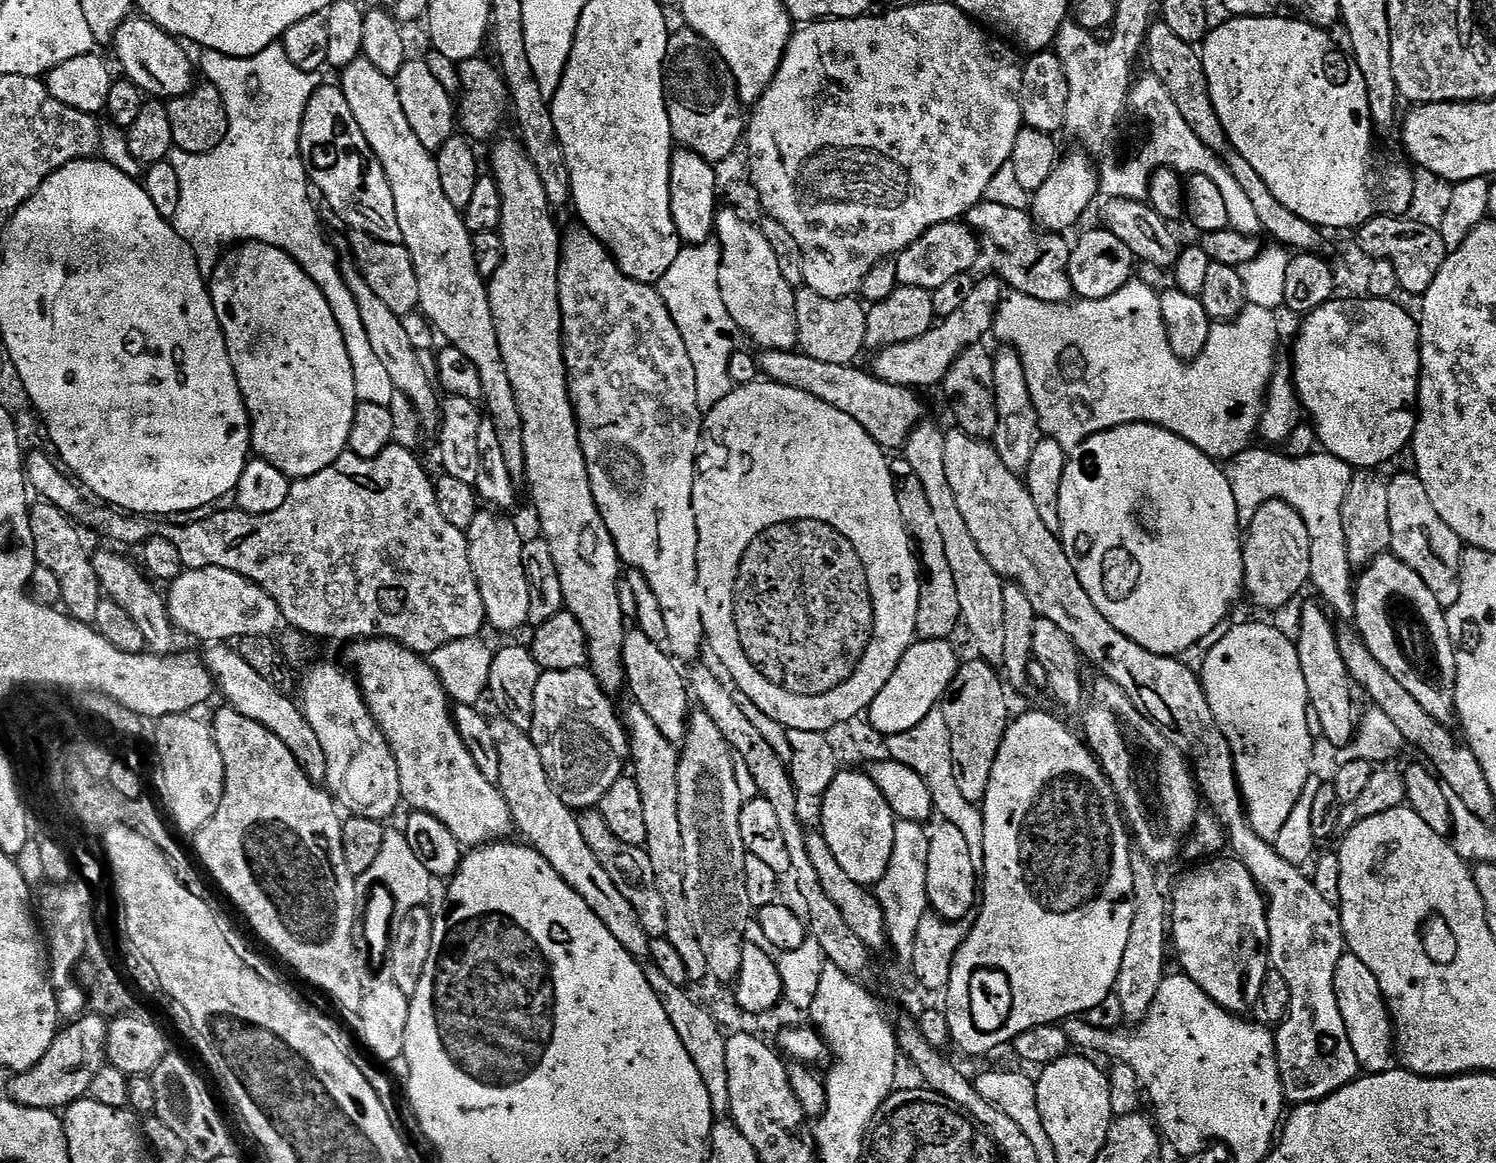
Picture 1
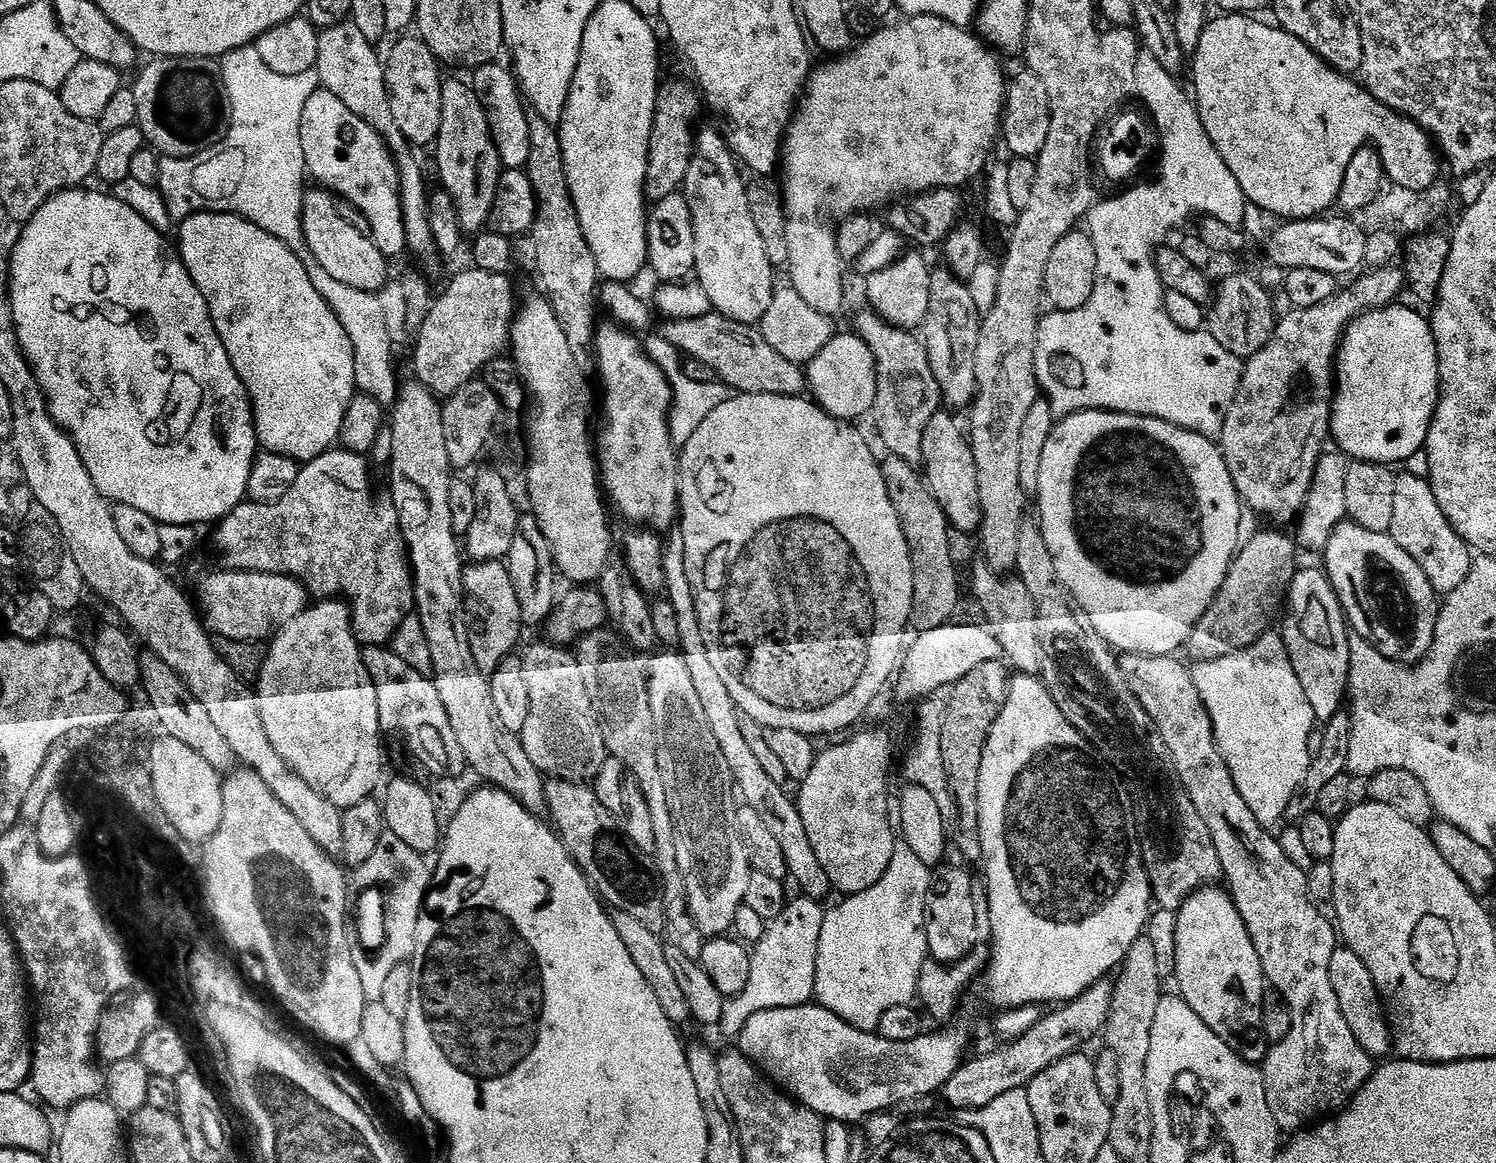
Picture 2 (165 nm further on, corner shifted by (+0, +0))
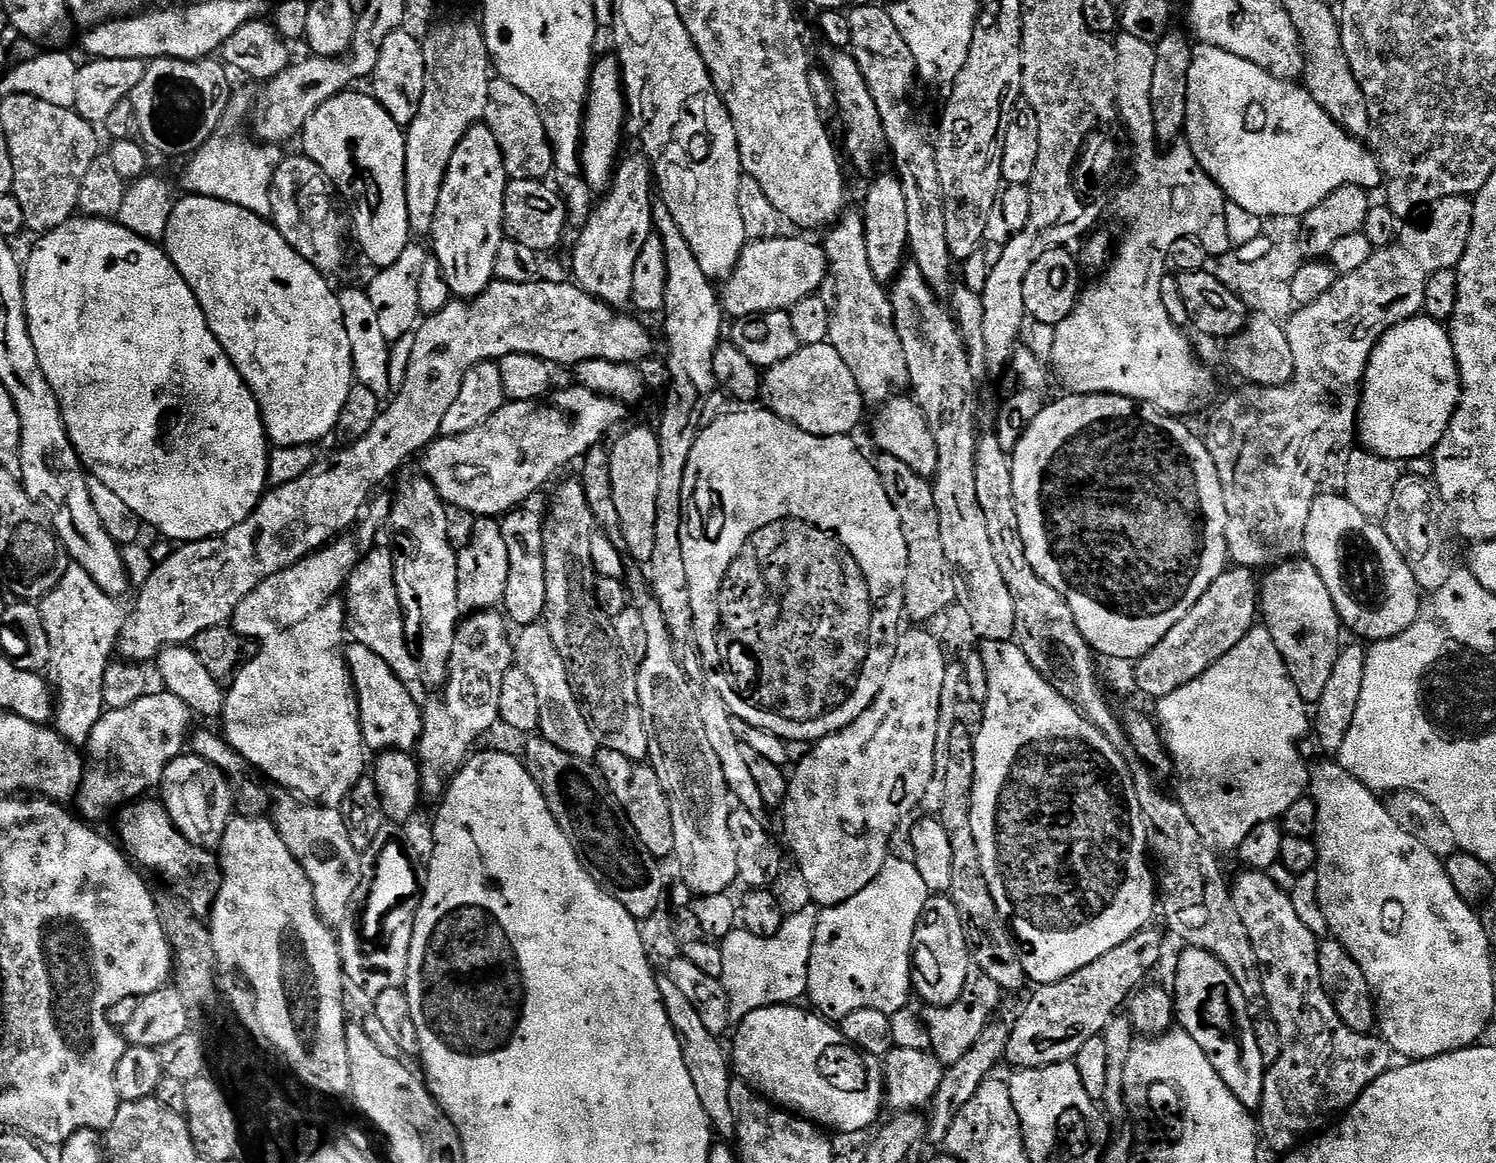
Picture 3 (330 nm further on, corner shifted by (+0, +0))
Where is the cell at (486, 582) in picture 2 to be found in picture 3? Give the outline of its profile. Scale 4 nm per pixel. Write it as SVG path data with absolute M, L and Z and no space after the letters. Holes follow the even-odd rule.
M498 610L471 613L457 625L448 663L448 679L442 688L444 702L432 700L423 705L422 734L414 749L416 763L420 765L420 791L433 802L443 797L450 781L473 751L472 743L483 732L497 727L503 679L507 670L514 666L515 659L508 628L505 615Z

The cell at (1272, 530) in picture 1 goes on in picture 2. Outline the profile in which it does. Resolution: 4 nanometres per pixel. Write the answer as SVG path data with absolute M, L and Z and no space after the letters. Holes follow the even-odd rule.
M1259 530L1247 547L1237 551L1214 602L1188 639L1186 652L1193 656L1193 661L1226 658L1250 646L1273 627L1272 619L1281 615L1298 571L1296 550L1298 544L1291 535Z

